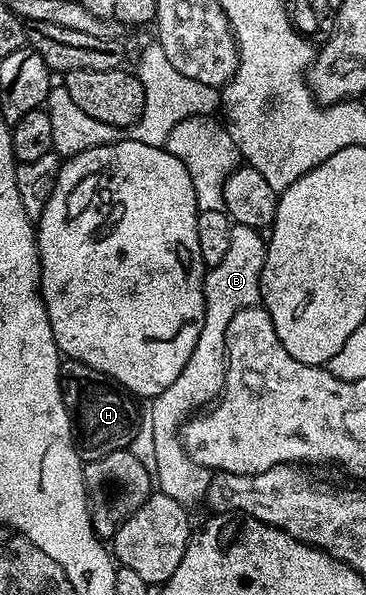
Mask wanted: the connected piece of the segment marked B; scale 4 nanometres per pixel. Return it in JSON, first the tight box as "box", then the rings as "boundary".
{"box":[147,227,266,508],"boundary":[[[249,227],[231,234],[227,256],[223,256],[219,264],[208,267],[205,275],[203,332],[199,332],[199,341],[191,352],[191,360],[183,364],[183,372],[179,372],[178,378],[168,388],[163,388],[163,392],[159,392],[148,403],[147,430],[149,426],[149,438],[153,441],[151,457],[158,463],[155,472],[156,489],[186,508],[193,508],[196,502],[204,503],[211,472],[191,460],[185,445],[181,443],[181,432],[185,423],[202,408],[208,407],[225,386],[227,324],[235,320],[235,312],[261,302],[261,273],[266,245],[262,231],[255,228]]]}

